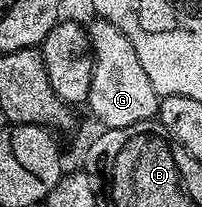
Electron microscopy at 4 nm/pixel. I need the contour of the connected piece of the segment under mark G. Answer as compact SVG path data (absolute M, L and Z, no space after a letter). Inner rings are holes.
M94 17L91 20L88 23L92 52L88 108L106 129L151 122L157 116L160 97L156 89L152 89L148 73L144 73L144 65L140 65L140 57L136 57L132 41L128 41L128 37L124 37L124 33L120 33L120 29L107 19Z

